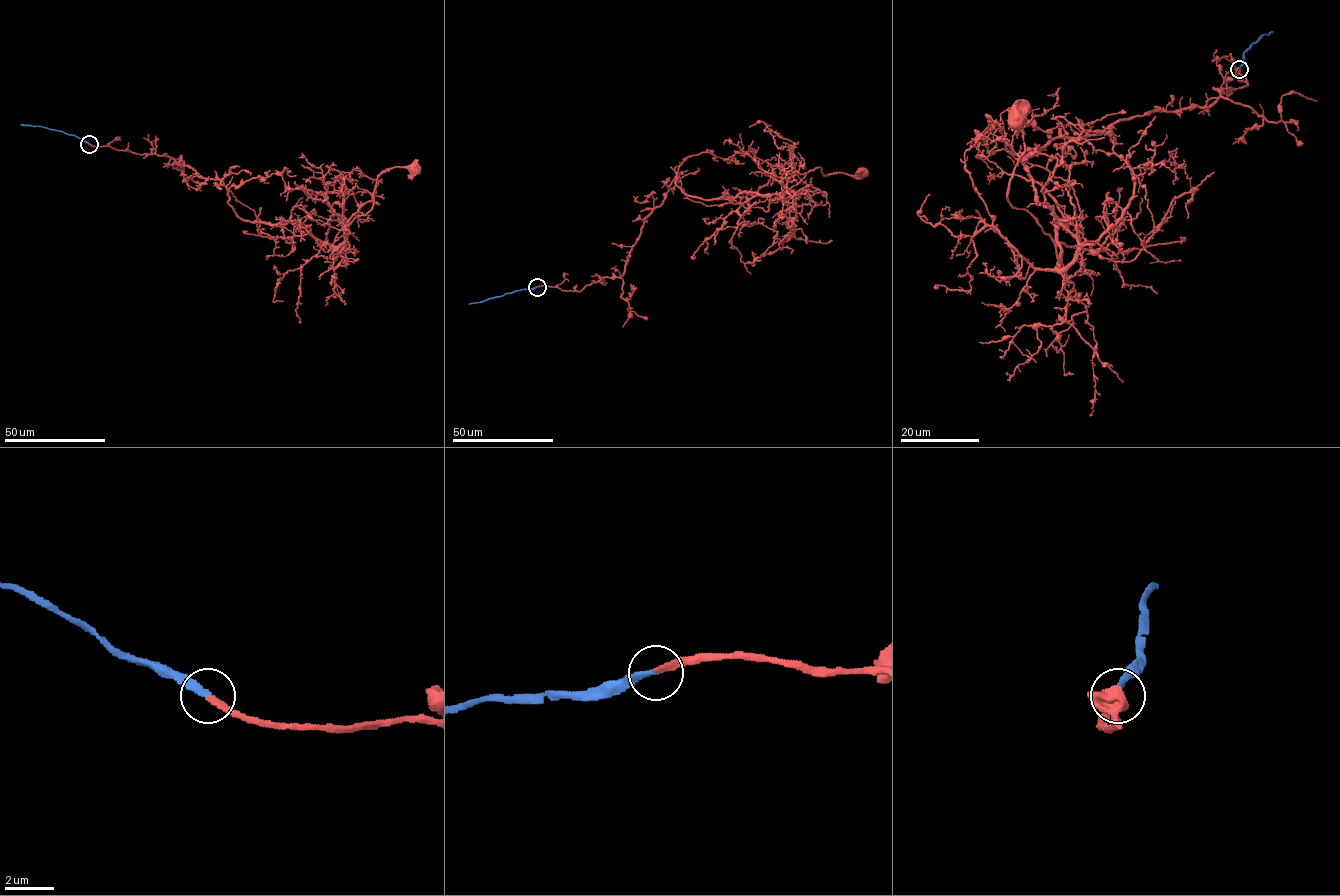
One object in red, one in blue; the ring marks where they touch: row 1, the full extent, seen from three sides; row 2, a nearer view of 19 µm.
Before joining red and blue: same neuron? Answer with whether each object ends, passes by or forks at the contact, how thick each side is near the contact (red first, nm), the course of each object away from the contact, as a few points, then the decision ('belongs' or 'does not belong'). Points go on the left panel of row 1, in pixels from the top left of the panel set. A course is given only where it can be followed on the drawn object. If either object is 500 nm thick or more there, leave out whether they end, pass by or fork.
red ends; blue ends; calibres 220 and 260 nm; course red (89, 144), (172, 157), (219, 179), (244, 220), (298, 224), (331, 244), (373, 206), (381, 174), (413, 170); course blue (89, 144), (63, 132), (20, 124); belongs

